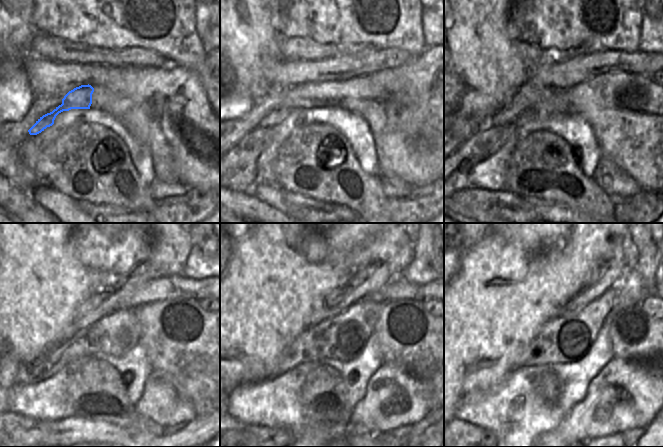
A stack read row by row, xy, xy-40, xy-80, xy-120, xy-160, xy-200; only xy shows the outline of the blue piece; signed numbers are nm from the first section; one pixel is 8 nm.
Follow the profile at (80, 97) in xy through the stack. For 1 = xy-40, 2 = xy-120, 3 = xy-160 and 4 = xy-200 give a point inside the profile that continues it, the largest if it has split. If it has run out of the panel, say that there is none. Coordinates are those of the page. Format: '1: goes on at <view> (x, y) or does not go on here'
1: goes on at xy-40 (313, 95)
2: goes on at xy-120 (100, 305)
3: goes on at xy-160 (366, 281)
4: goes on at xy-200 (609, 273)

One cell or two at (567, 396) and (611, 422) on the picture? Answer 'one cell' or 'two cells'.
two cells

